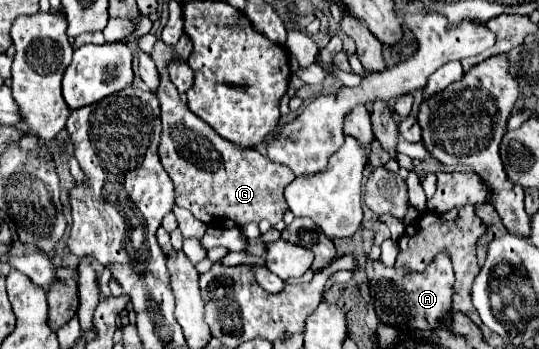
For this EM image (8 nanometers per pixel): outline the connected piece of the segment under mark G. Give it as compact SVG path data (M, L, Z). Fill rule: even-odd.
M158 41L152 59L160 71L160 109L162 109L162 141L160 141L160 161L166 173L170 175L176 189L176 205L188 209L196 219L208 227L242 227L250 221L260 223L268 219L272 225L282 221L286 211L284 189L294 181L294 173L284 167L268 161L256 149L240 149L238 145L228 143L220 137L208 123L196 117L188 105L182 101L180 93L168 79L168 63L174 51Z

